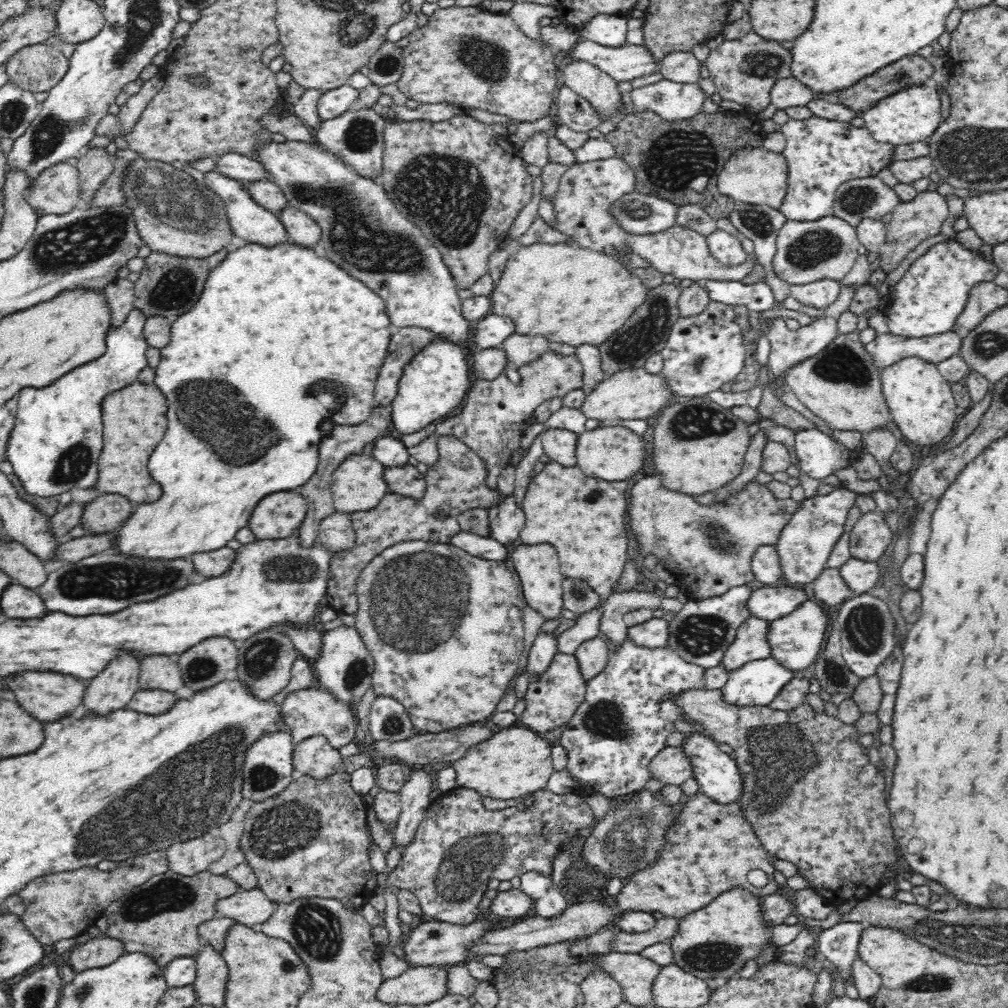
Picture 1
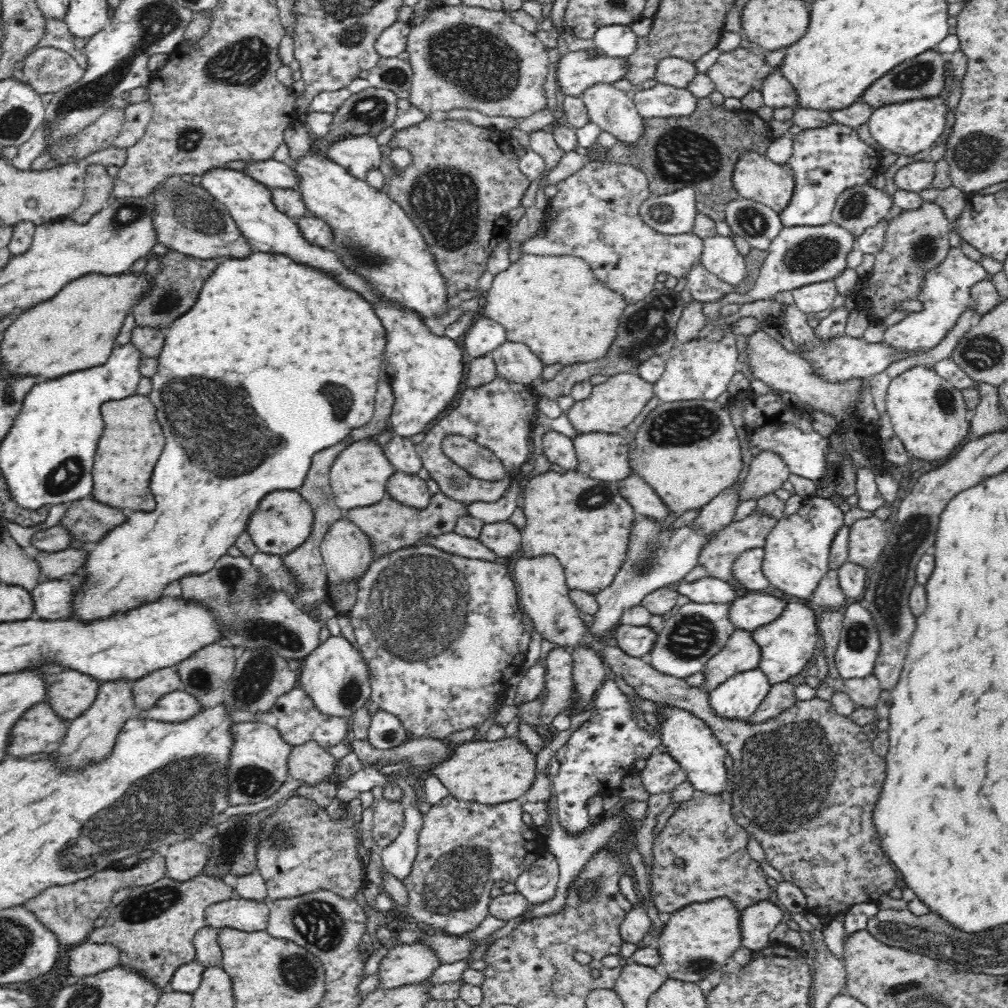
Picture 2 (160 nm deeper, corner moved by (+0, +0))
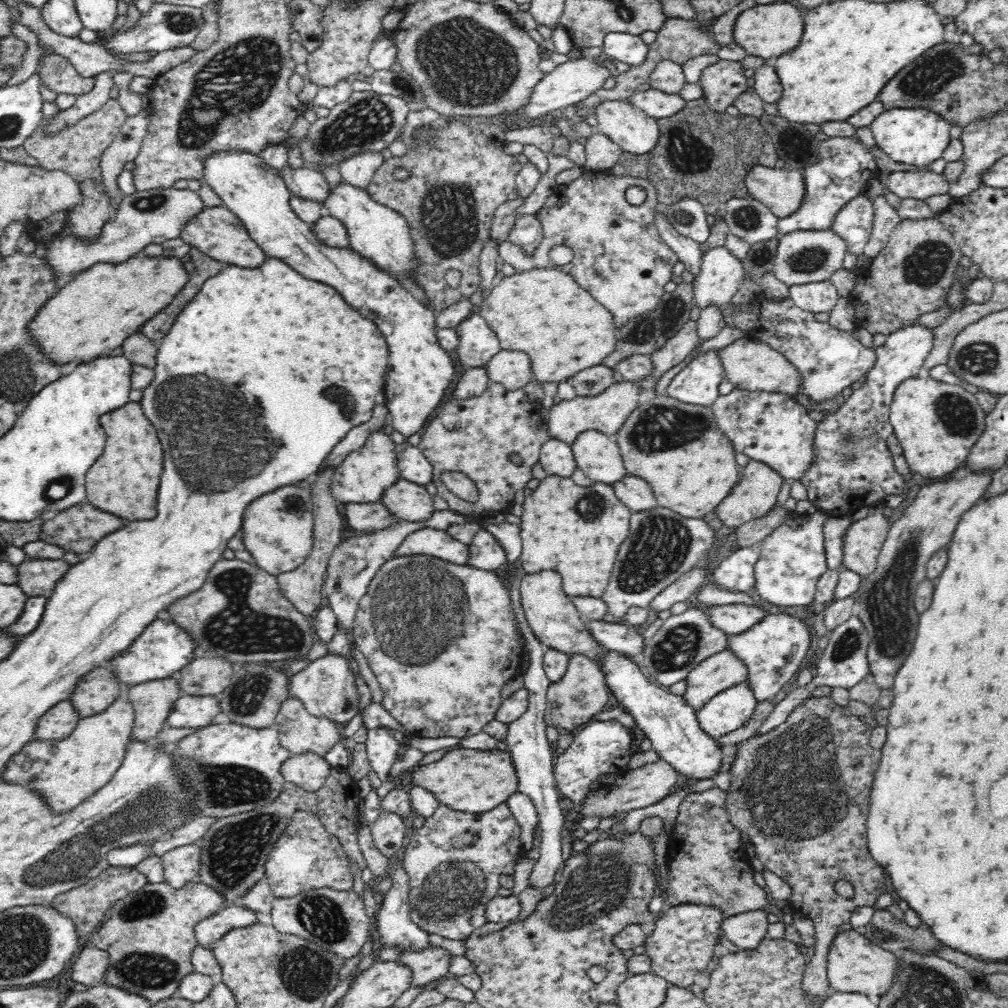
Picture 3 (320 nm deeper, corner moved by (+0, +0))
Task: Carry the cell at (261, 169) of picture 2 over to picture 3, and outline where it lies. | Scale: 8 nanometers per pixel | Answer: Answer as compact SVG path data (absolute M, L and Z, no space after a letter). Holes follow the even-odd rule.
M302 166L297 169L285 167L280 173L293 195L326 204L332 186L322 172Z

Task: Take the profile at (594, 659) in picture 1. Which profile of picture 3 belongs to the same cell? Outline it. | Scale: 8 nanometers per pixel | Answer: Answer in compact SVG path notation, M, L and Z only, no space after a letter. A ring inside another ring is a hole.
M579 654L569 655L564 677L559 682L551 682L547 691L544 712L546 726L552 726L560 732L574 734L604 710L610 694L605 682L605 674L600 671L594 659Z

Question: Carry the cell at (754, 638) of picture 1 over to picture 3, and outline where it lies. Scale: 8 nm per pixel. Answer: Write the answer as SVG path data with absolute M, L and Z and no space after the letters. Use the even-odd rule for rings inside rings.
M730 649L717 652L688 673L684 701L700 710L712 697L742 684L747 677L748 669Z

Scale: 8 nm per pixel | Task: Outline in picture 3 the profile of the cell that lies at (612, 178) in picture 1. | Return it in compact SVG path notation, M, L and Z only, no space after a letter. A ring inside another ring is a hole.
M599 171L596 180L584 178L583 173L569 184L556 184L546 203L534 215L540 221L542 238L537 247L527 252L523 246L500 244L499 258L510 264L516 272L532 269L558 269L570 274L572 279L584 290L588 291L596 301L604 305L614 319L614 328L621 329L629 320L640 319L658 309L662 300L664 286L672 280L672 269L678 262L678 255L662 240L654 224L658 200L656 189L648 179L632 175L616 176L612 172ZM632 186L639 186L645 191L646 199L640 206L634 206L626 199L626 192ZM556 244L570 246L574 250L574 259L570 264L557 267L548 252Z

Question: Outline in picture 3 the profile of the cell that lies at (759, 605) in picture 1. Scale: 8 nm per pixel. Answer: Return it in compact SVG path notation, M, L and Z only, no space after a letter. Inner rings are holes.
M728 604L710 607L707 616L713 628L729 635L738 635L761 622L767 614L755 606Z

